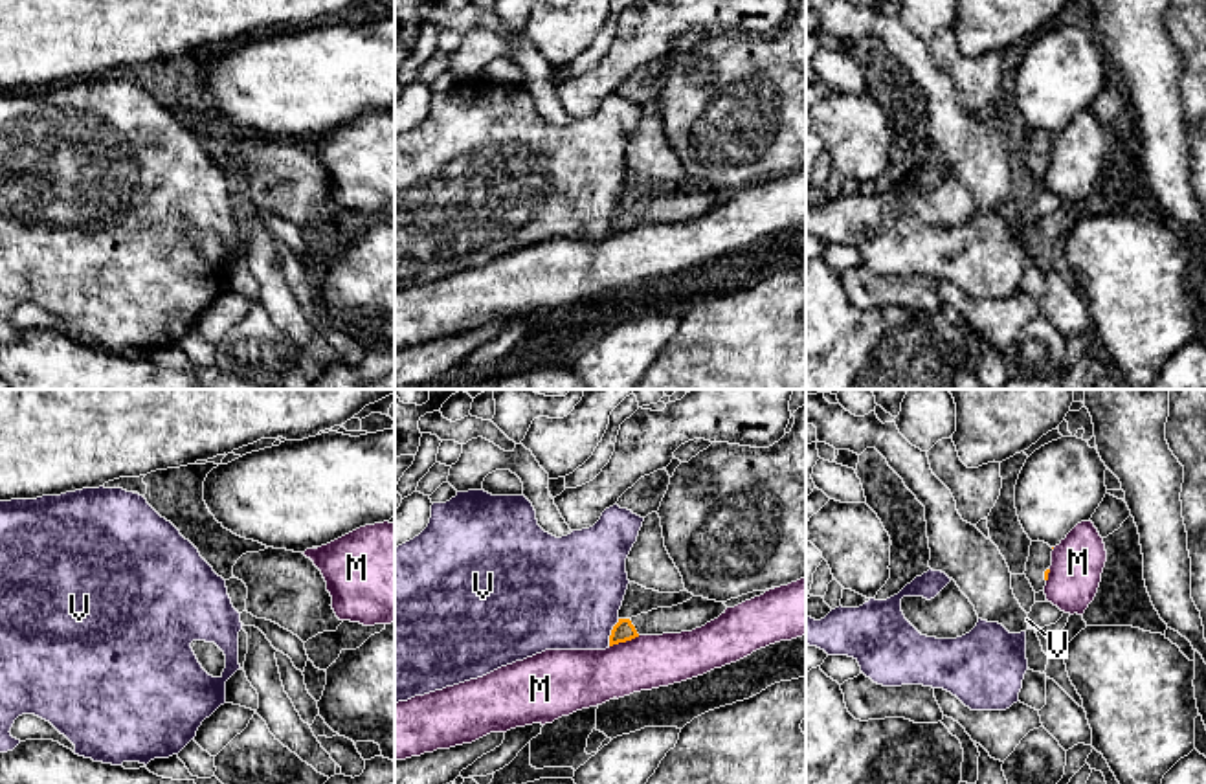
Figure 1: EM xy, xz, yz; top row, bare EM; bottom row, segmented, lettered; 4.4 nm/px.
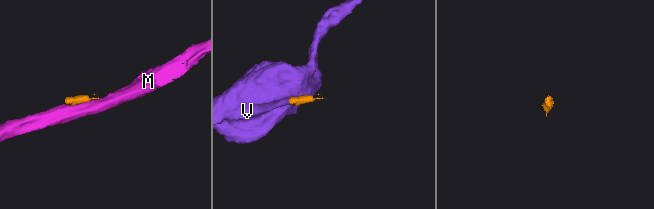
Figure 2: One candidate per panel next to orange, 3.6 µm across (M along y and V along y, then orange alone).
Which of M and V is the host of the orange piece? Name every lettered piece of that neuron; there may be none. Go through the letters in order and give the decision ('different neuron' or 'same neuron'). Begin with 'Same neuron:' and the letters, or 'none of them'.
Same neuron: none of them
M: different neuron
V: different neuron

